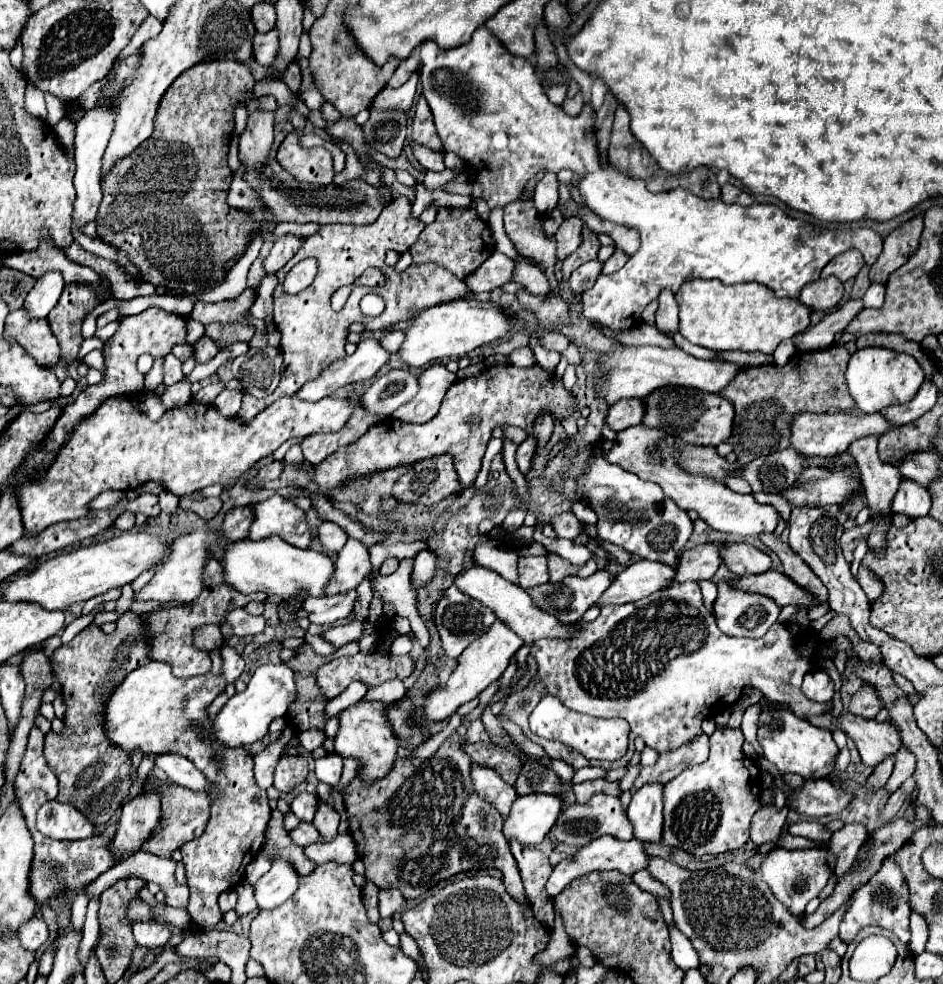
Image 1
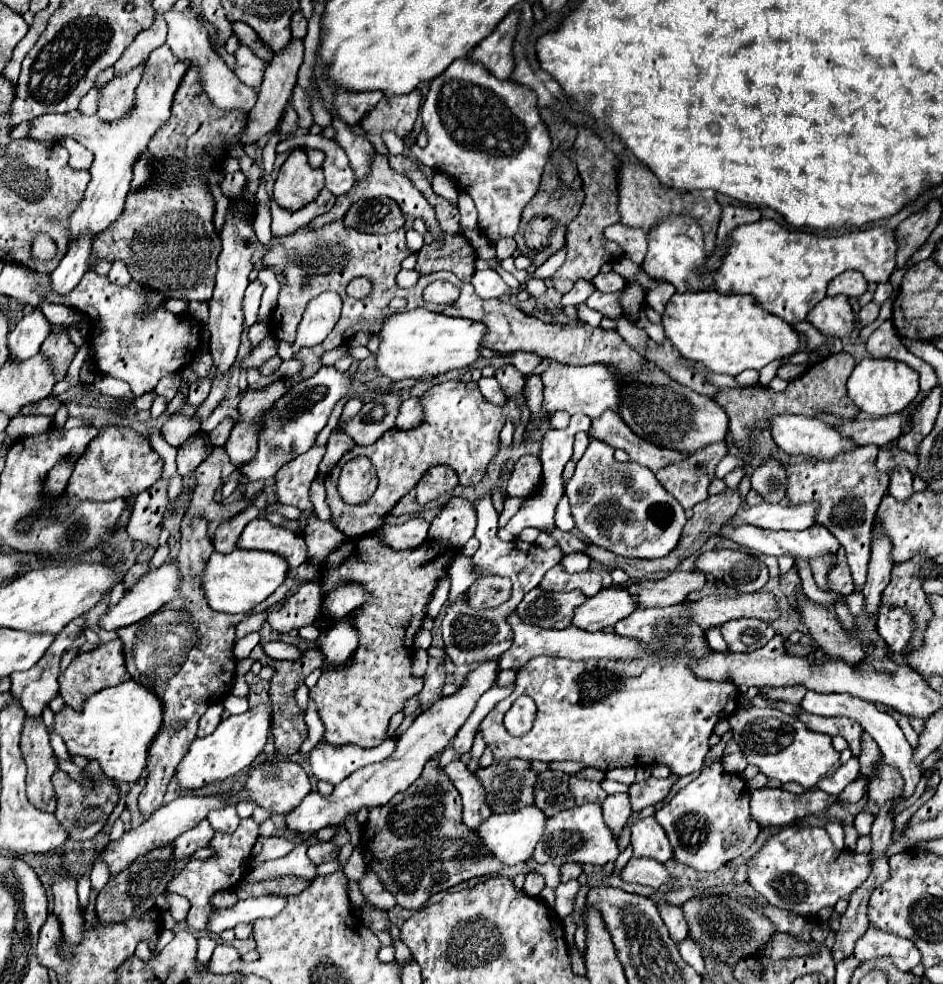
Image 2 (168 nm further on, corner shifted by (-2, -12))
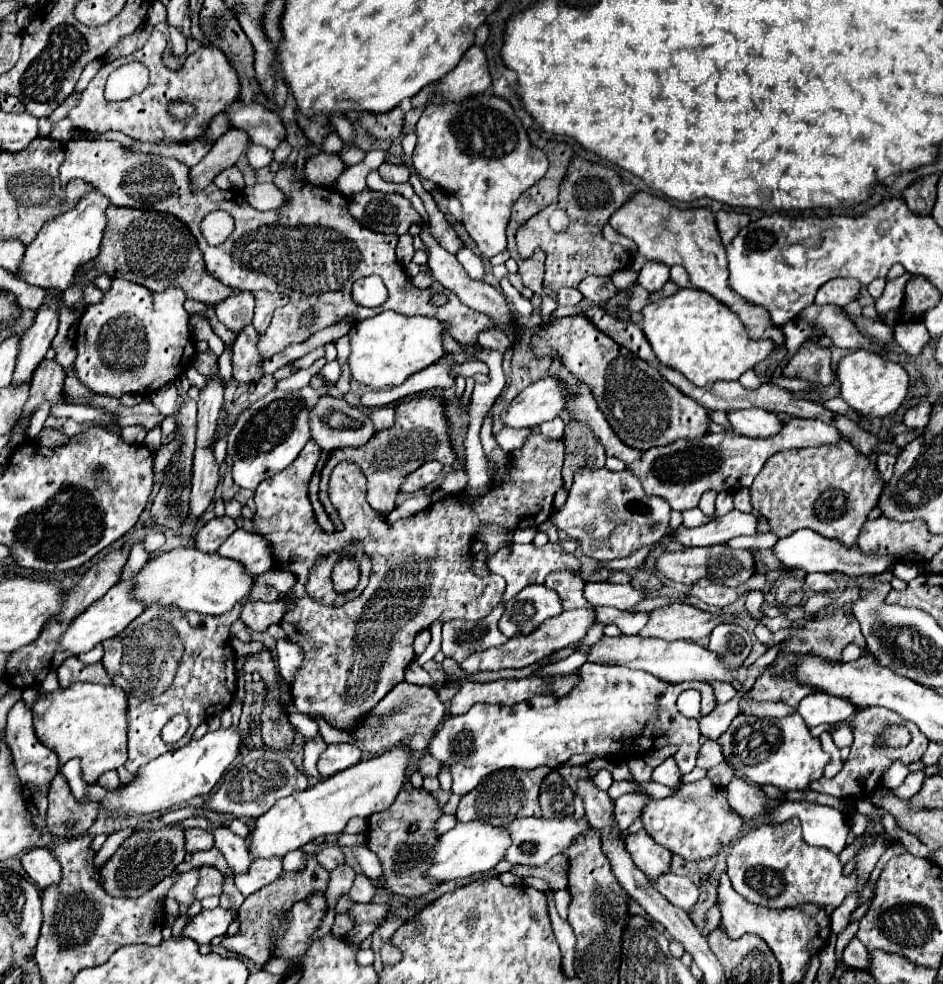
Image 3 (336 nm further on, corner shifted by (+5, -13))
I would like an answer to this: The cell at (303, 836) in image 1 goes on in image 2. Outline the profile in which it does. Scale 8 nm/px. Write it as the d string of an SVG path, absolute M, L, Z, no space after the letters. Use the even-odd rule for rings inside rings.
M319 841L319 843L313 843L309 849L307 849L307 855L309 859L319 865L319 863L325 863L325 861L331 861L331 853L333 853L333 845L329 841Z

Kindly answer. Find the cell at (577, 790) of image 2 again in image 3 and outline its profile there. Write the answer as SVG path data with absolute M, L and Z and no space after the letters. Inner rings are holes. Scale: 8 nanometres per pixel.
M562 764L562 766L558 766L556 772L570 784L572 790L576 790L576 782L580 778L588 778L588 768L586 766L566 766L566 764Z

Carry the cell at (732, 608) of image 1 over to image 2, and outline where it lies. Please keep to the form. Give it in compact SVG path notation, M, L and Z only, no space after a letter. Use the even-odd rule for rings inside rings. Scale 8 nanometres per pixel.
M745 617L721 625L721 633L733 653L749 653L765 645L775 635L775 629L765 621Z

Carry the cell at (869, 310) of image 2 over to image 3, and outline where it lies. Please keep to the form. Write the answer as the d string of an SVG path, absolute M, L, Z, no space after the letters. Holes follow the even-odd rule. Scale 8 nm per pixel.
M908 272L902 274L900 278L888 280L882 296L876 300L876 310L878 310L878 312L888 312L888 310L900 308L900 306L902 306L902 300L904 300L904 286L906 286L910 280L912 280L912 274L908 274Z

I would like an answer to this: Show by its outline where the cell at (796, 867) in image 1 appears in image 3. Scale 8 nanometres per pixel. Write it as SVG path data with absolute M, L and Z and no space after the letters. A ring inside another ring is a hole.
M790 818L778 826L758 824L730 846L726 864L726 874L734 890L746 900L766 908L790 908L800 904L832 904L836 908L858 884L854 872L850 876L842 874L844 866L838 856L826 848L814 848L804 842L798 818Z

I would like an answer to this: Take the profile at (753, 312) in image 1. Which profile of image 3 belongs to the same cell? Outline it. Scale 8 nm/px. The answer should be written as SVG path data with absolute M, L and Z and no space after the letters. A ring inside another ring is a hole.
M680 288L668 298L646 304L642 316L642 332L656 358L696 386L718 380L738 380L740 374L754 368L774 350L774 342L770 340L748 338L740 318L712 294L698 288Z

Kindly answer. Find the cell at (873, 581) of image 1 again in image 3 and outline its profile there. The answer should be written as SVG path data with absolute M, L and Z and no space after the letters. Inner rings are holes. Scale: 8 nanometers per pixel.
M842 440L818 448L794 448L774 454L752 482L750 498L754 512L768 520L770 532L778 538L808 528L852 546L858 540L866 516L878 504L882 486L884 480L870 464L868 456Z

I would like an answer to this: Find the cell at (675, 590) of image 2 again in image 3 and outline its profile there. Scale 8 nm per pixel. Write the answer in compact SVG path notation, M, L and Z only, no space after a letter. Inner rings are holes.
M586 582L584 584L584 598L592 606L614 606L618 610L628 610L636 606L642 598L642 590L634 590L630 584L610 584L610 582Z

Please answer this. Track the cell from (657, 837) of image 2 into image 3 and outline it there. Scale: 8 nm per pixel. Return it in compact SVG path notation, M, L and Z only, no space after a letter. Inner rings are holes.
M640 830L638 834L626 834L626 850L650 882L670 872L672 852L656 844L644 830Z

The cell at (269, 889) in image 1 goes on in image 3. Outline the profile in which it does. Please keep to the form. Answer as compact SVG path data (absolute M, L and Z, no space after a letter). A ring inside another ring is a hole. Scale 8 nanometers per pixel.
M214 908L214 910L202 910L198 916L194 916L182 930L182 938L190 938L196 944L210 944L212 938L224 936L228 926L232 922L232 912Z

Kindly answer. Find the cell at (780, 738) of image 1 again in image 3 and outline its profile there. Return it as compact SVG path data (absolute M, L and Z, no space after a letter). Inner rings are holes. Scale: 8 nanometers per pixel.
M798 712L784 718L758 718L752 714L738 714L728 730L718 740L726 762L744 780L764 786L772 784L782 792L806 790L812 780L822 776L830 756L822 750L820 740L814 738Z

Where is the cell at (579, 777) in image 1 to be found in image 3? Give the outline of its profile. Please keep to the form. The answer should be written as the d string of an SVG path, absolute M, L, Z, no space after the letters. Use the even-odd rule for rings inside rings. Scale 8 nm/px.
M614 782L614 784L610 786L610 790L608 790L608 796L610 796L612 800L616 800L618 796L628 794L628 792L642 792L642 794L646 794L636 782Z

